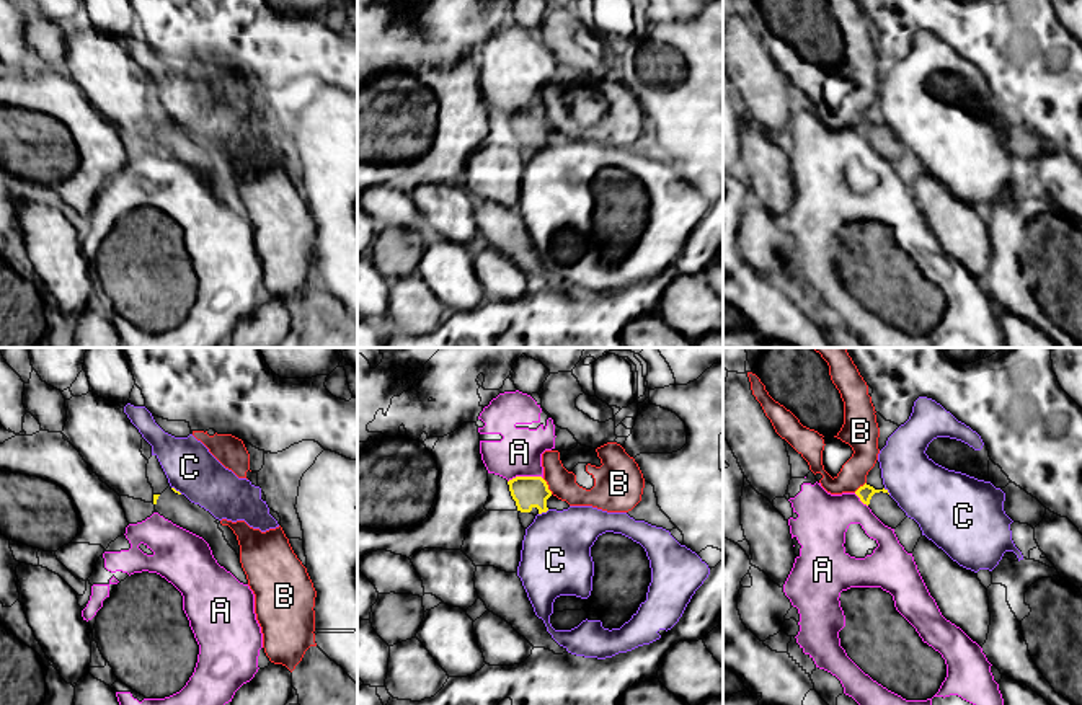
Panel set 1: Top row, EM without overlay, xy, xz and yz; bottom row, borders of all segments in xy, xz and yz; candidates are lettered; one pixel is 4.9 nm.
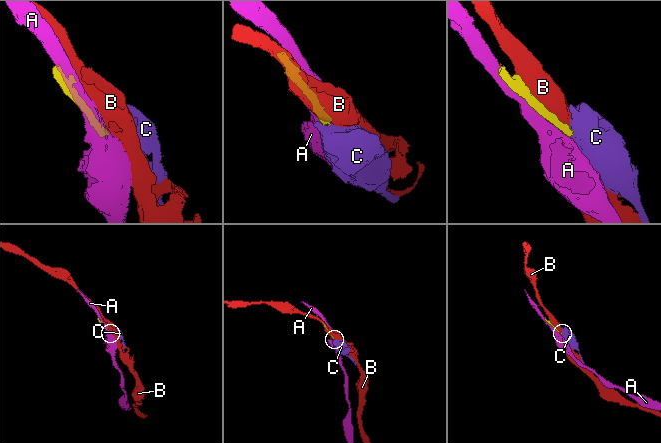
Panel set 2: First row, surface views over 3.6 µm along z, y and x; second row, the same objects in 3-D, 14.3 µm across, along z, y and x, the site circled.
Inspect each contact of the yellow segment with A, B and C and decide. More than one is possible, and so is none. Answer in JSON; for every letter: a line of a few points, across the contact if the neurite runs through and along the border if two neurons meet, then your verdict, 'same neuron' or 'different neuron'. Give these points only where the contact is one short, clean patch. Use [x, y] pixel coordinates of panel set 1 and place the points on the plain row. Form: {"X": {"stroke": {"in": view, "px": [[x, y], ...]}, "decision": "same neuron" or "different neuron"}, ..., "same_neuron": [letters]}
{"A": {"decision": "different neuron"}, "B": {"decision": "different neuron"}, "C": {"stroke": {"in": "xz", "px": [[549, 144], [539, 149]]}, "decision": "different neuron"}, "same_neuron": []}

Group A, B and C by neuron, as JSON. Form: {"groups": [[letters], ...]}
{"groups": [["A"], ["B"], ["C"]]}

